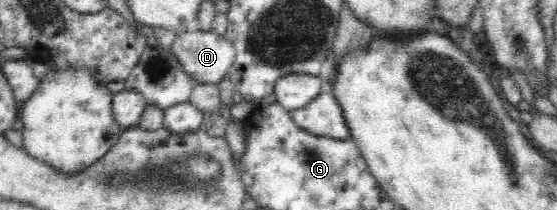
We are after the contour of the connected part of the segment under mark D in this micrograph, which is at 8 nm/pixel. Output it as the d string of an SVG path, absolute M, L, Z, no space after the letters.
M194 27L186 32L176 33L170 50L179 59L183 71L189 76L193 76L201 84L218 84L229 73L236 55L233 45L224 35L215 32L213 28L199 30Z

